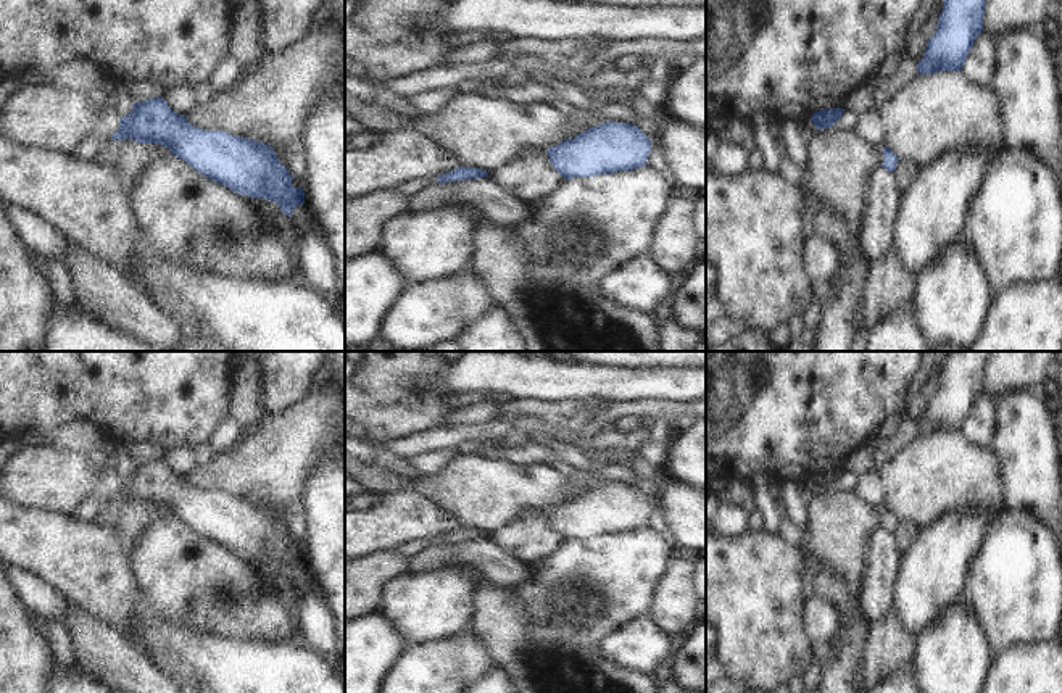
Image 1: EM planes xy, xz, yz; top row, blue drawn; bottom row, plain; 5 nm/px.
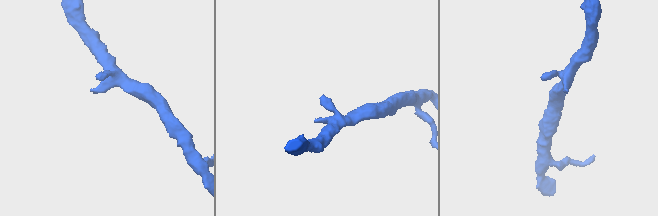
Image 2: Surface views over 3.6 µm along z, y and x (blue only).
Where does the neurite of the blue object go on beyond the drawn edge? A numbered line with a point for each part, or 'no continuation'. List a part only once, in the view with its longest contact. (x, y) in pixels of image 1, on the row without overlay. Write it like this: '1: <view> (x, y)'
1: xz (413, 547)

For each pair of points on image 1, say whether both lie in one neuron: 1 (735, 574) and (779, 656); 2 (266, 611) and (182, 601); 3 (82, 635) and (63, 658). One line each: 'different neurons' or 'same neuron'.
1: same neuron
2: same neuron
3: different neurons

